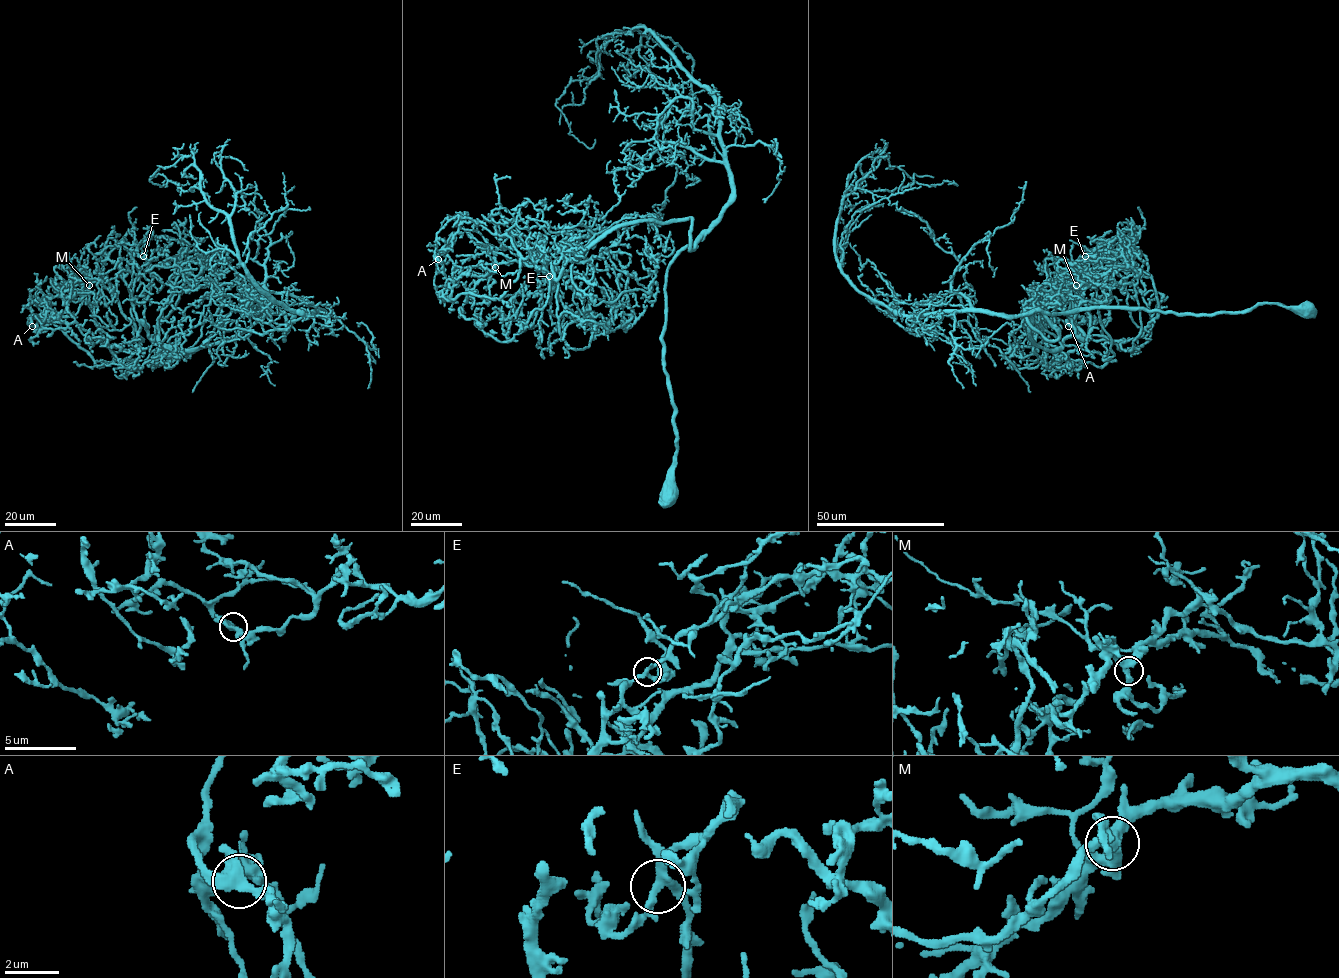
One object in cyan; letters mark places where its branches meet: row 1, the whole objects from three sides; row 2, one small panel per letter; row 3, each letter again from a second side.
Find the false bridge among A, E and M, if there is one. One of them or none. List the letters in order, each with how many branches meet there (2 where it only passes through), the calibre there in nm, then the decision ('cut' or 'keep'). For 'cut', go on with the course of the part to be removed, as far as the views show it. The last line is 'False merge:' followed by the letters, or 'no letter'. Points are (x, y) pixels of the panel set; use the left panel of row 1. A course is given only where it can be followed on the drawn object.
A: 3 branches meet; 340 nm thick; keep
E: 3 branches meet; 280 nm thick; keep
M: 3 branches meet; 380 nm thick; keep
False merge: no letter

